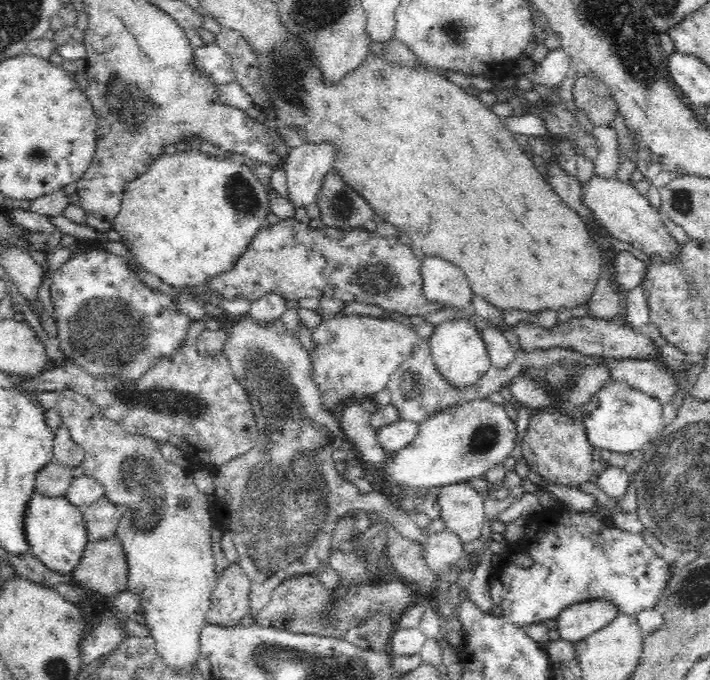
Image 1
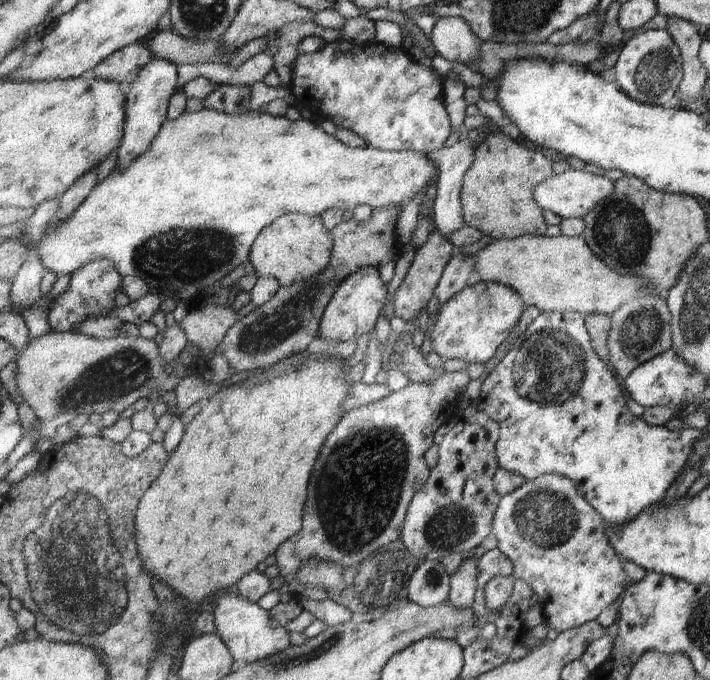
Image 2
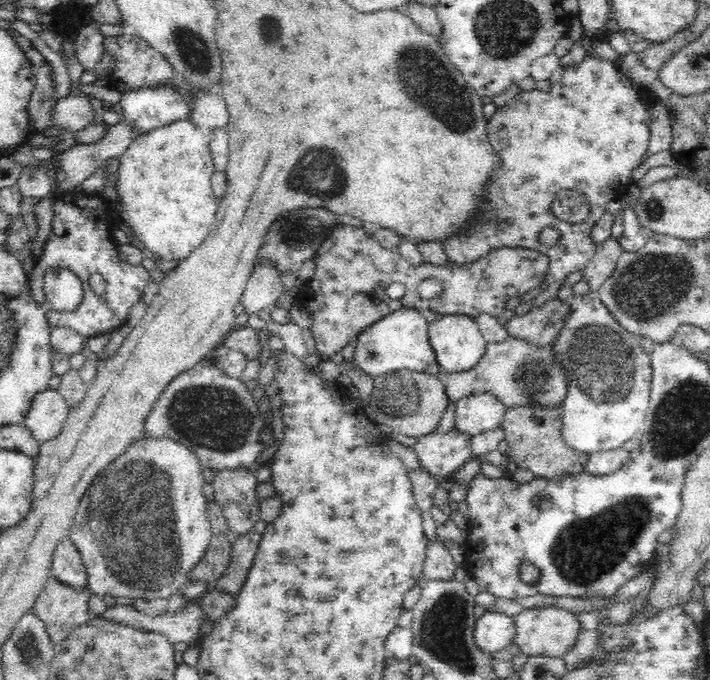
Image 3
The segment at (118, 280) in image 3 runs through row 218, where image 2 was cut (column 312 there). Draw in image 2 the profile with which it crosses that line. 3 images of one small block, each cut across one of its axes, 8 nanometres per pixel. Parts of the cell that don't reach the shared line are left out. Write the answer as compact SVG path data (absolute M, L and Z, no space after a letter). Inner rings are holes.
M343 39L326 44L318 53L300 54L292 66L294 94L307 96L309 109L330 119L337 128L353 130L367 145L384 151L417 151L426 155L443 148L454 132L445 102L445 78L427 60L405 48L389 48L379 42L361 46Z

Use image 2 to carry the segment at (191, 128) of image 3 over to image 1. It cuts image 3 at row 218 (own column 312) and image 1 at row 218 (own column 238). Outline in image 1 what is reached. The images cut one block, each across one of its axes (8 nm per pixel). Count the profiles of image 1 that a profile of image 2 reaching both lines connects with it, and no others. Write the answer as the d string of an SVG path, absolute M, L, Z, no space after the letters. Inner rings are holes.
M190 149L174 154L164 154L160 156L146 174L142 174L140 178L132 180L130 184L124 190L123 199L121 202L119 213L114 219L112 228L120 234L120 242L126 246L126 249L134 256L134 266L141 265L144 269L155 272L156 276L164 281L164 284L170 285L170 287L184 287L188 291L201 289L206 286L209 281L224 275L225 272L232 271L236 264L241 260L244 252L252 244L254 236L260 232L262 226L266 224L266 219L272 219L270 216L270 196L268 196L268 190L266 186L258 180L256 174L250 170L248 164L238 164L238 162L230 162L230 160L220 160L218 156L212 156L211 154L204 154L199 149Z

